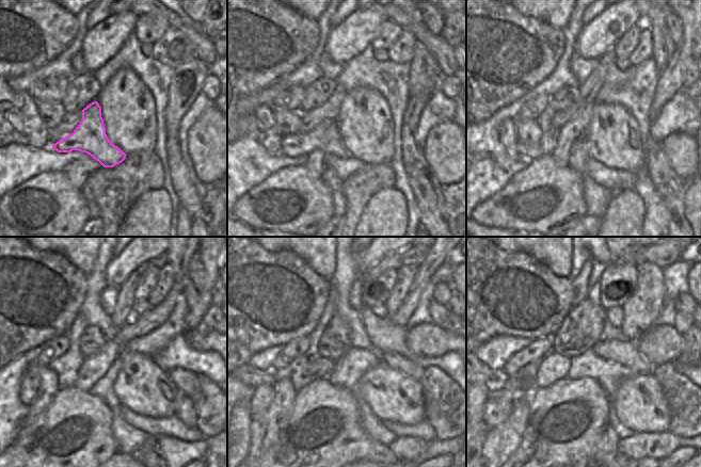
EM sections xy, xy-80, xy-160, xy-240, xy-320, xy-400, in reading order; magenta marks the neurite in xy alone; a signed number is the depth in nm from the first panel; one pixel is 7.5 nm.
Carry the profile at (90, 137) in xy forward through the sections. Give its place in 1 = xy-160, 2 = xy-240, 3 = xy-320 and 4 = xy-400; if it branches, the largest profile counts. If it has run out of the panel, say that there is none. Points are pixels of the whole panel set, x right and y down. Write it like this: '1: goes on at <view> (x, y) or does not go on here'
1: goes on at xy-160 (525, 150)
2: goes on at xy-240 (33, 372)
3: goes on at xy-320 (252, 376)
4: goes on at xy-400 (488, 375)

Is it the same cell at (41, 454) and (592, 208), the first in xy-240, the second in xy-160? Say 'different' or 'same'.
different

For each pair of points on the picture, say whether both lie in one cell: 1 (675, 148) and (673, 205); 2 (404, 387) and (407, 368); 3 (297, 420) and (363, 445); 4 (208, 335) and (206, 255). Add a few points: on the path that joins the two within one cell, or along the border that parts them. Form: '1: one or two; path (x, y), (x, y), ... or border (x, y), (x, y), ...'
1: two; border (662, 149), (674, 173), (686, 182)
2: two; border (383, 364), (418, 381)
3: one; path (313, 433), (325, 433), (347, 443)
4: two; border (201, 326), (194, 329), (187, 329)

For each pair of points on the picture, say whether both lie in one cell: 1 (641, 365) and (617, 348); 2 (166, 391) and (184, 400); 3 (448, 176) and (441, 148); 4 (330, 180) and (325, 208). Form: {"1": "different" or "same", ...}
{"1": "same", "2": "different", "3": "same", "4": "different"}

